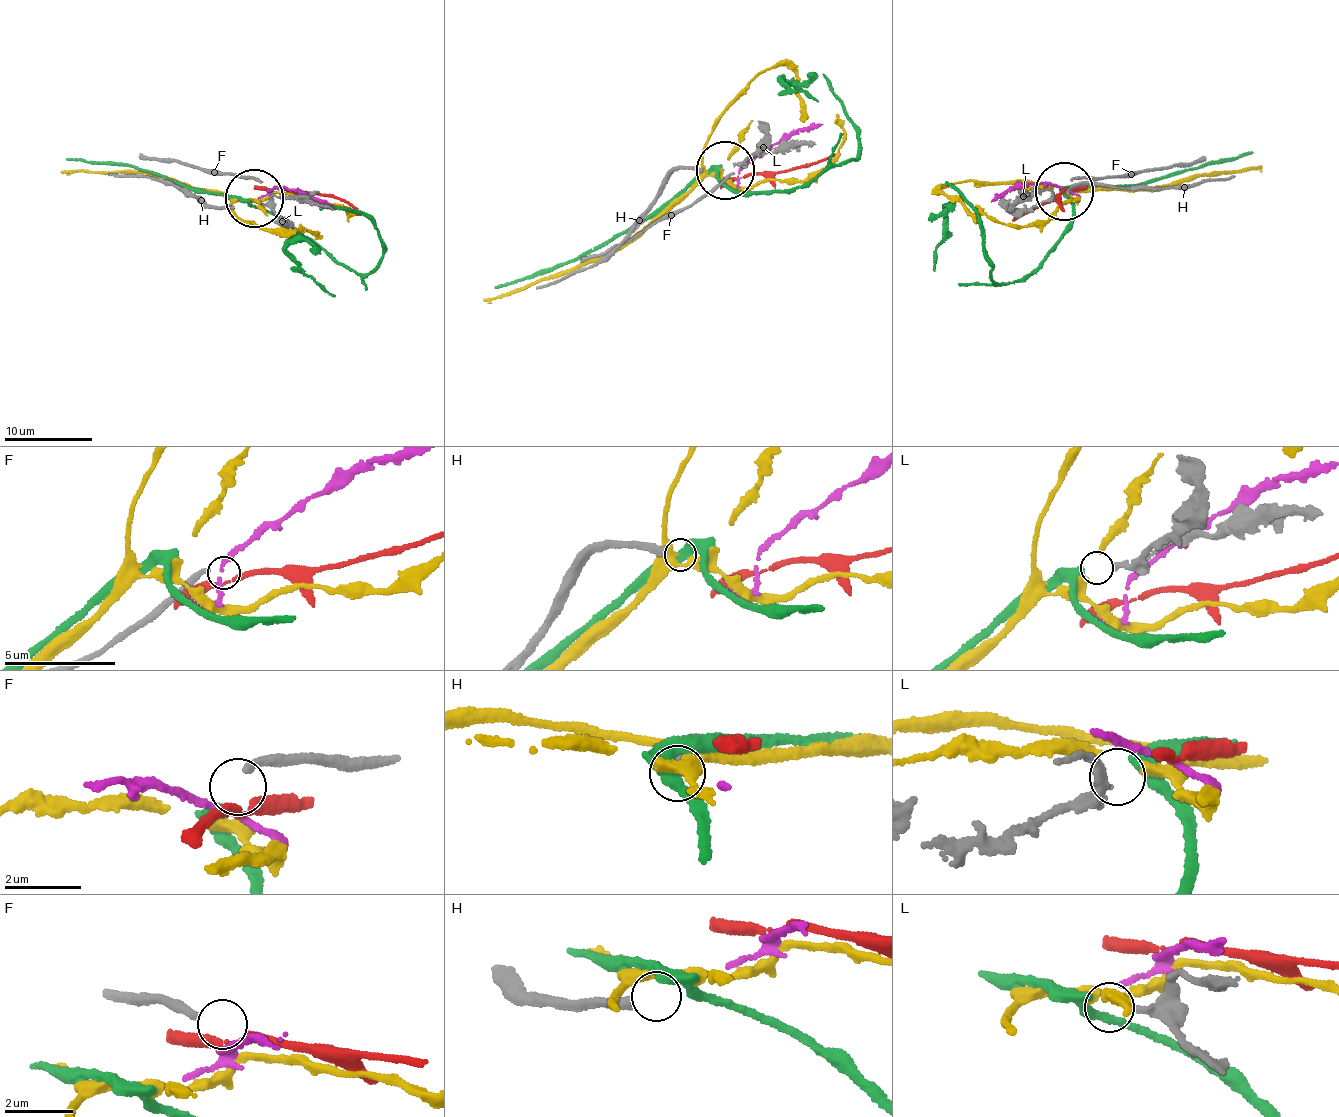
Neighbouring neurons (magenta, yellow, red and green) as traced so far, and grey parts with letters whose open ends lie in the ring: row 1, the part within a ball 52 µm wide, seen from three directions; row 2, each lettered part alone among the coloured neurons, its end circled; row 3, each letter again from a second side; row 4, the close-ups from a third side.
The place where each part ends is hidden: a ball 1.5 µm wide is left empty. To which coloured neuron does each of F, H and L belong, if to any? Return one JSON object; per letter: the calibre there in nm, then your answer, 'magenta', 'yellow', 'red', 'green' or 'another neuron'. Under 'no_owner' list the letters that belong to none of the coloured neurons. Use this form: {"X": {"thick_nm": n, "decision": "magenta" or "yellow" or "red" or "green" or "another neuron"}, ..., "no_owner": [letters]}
{"F": {"thick_nm": 240, "decision": "another neuron"}, "H": {"thick_nm": 320, "decision": "another neuron"}, "L": {"thick_nm": 280, "decision": "green"}, "no_owner": ["F", "H"]}

